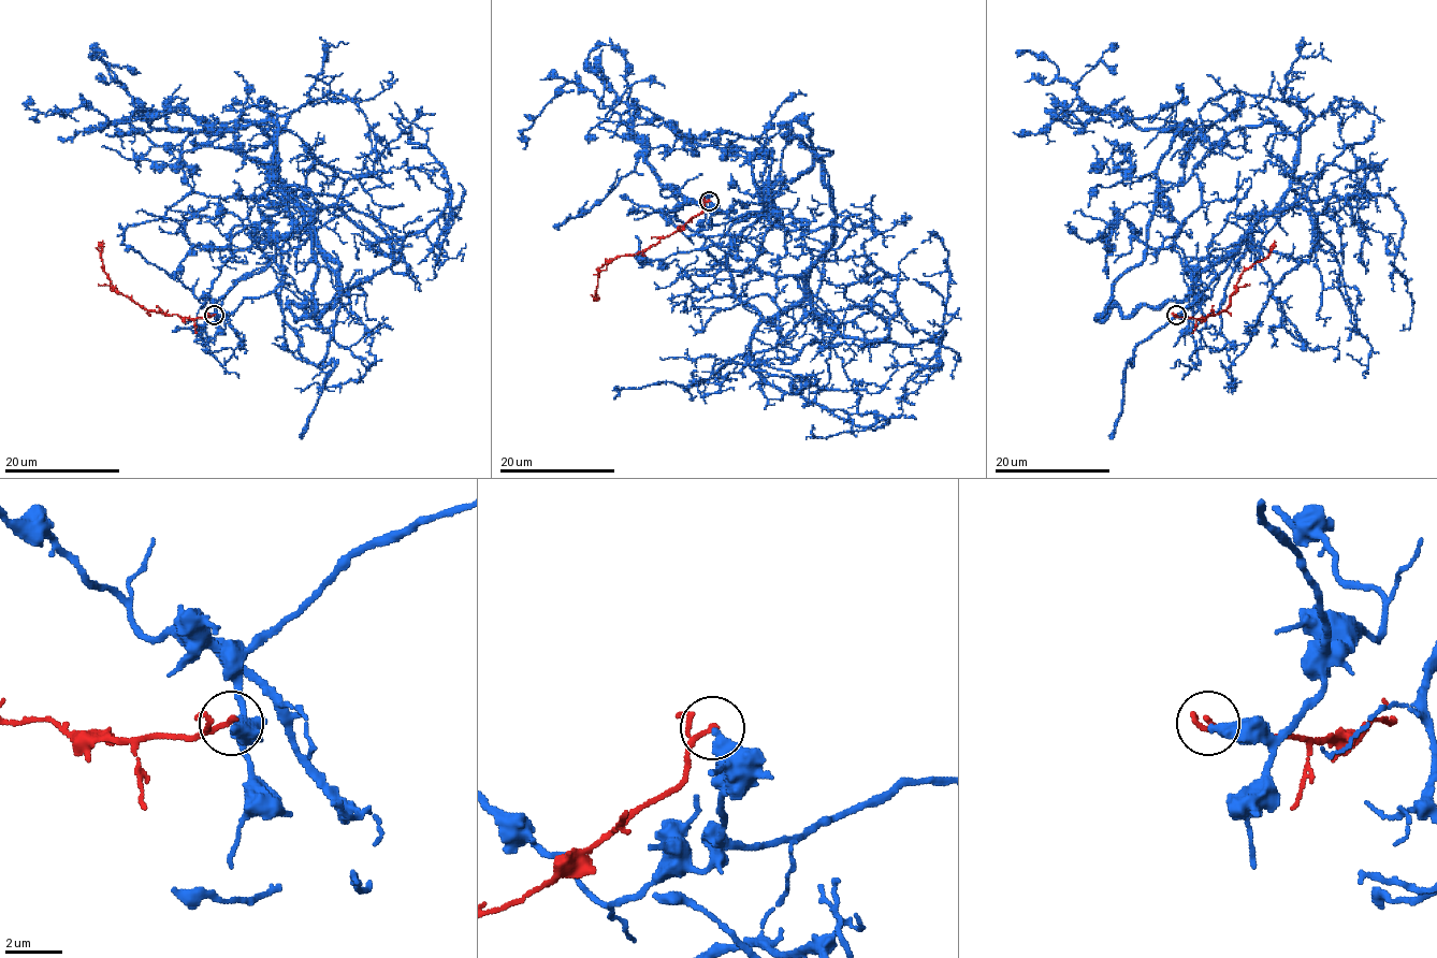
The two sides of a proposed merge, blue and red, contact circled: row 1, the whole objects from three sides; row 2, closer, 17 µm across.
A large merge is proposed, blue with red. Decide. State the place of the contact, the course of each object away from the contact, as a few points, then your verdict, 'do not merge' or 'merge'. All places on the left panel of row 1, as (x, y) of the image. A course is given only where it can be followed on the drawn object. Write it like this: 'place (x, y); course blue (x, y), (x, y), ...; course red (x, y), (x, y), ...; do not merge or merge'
place (214, 315); course blue (214, 316), (273, 262), (259, 245), (308, 225), (284, 191), (255, 197), (335, 194), (393, 263), (318, 330); course red (214, 316), (205, 319), (168, 316), (120, 294), (104, 271), (102, 241); do not merge

